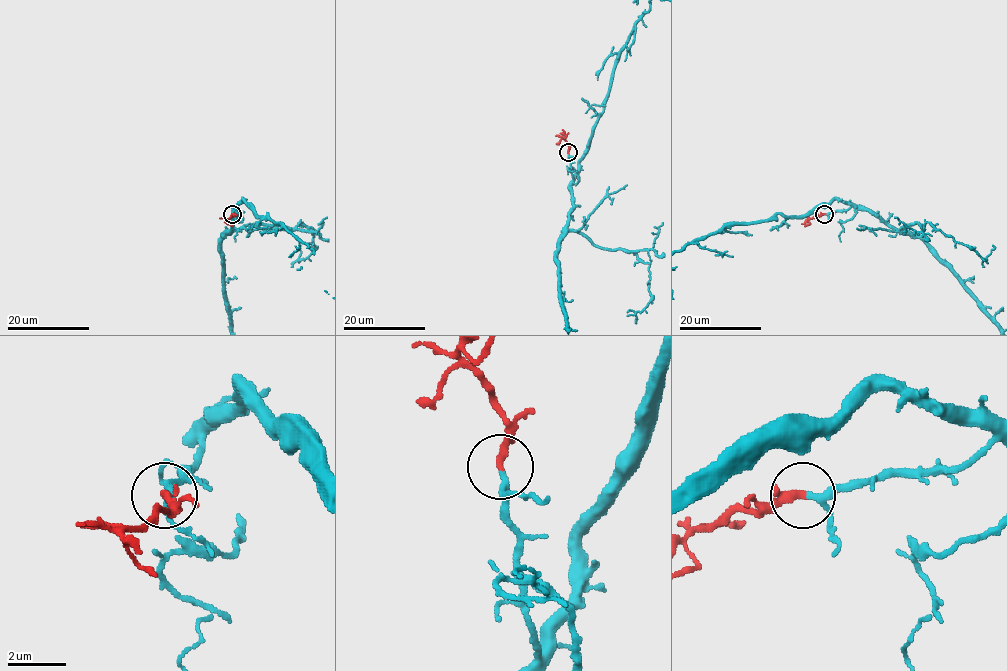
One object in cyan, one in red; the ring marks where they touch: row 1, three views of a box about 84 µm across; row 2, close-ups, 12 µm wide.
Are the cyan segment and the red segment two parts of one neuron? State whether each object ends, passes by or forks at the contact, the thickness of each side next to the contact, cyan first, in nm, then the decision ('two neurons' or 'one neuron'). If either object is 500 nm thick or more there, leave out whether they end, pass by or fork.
cyan passes by; red passes by; calibres 200 and 200 nm; one neuron

